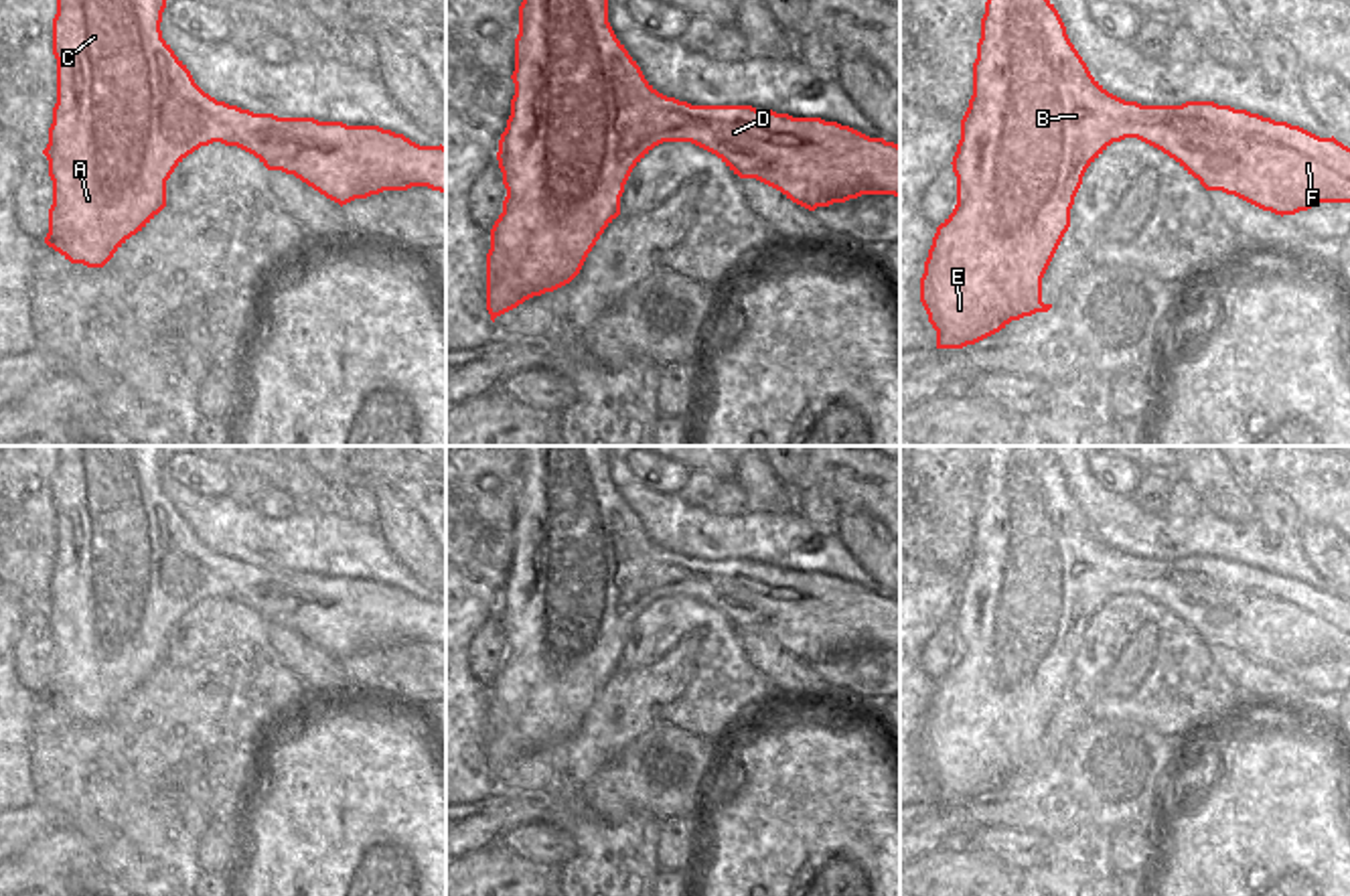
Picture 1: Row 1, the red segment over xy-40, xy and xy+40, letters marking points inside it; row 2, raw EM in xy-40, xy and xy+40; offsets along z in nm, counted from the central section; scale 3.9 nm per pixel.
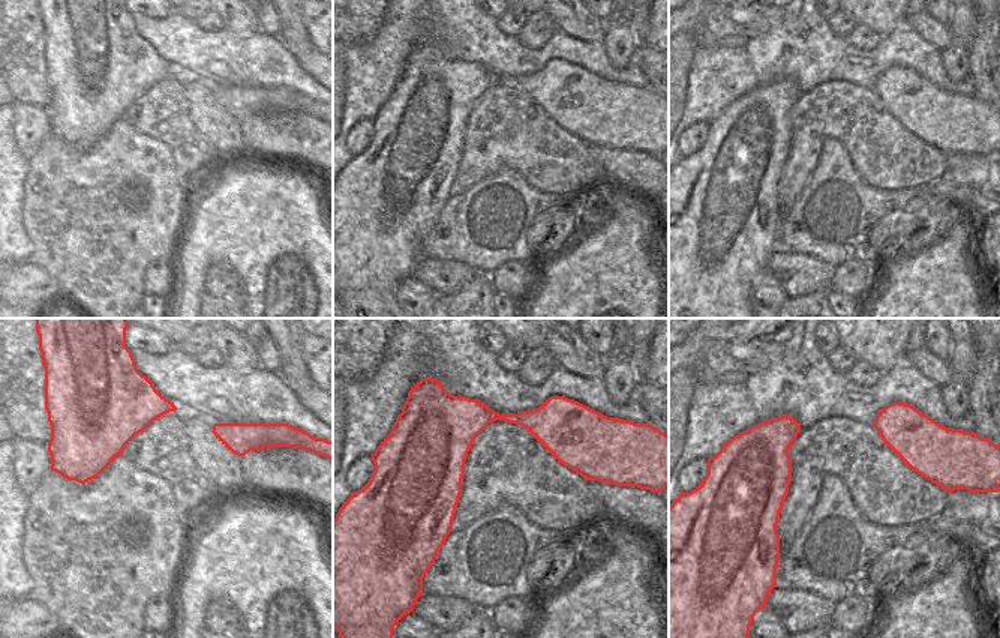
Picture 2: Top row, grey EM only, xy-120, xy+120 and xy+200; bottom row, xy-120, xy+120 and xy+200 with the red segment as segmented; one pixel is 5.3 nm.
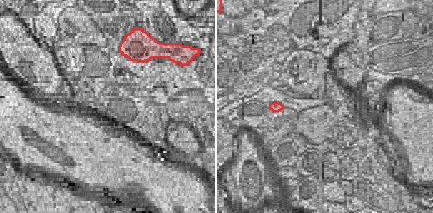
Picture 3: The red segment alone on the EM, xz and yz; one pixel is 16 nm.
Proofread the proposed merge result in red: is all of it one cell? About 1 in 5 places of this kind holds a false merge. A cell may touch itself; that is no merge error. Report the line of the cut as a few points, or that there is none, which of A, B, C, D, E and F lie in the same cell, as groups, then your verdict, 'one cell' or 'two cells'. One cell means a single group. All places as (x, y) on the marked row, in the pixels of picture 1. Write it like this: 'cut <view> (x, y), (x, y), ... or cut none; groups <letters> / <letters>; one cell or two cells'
cut none; groups A B C D E F; one cell

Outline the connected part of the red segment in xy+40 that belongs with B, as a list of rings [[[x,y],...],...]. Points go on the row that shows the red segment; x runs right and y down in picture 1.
[[[987,0],[973,63],[973,95],[961,120],[961,140],[951,162],[957,176],[957,205],[936,227],[920,278],[920,302],[936,330],[936,349],[975,345],[1011,320],[1052,308],[1042,302],[1042,278],[1070,227],[1070,209],[1082,176],[1113,142],[1125,138],[1137,138],[1161,150],[1206,191],[1234,195],[1281,217],[1320,203],[1350,203],[1350,148],[1334,136],[1320,138],[1299,126],[1214,101],[1182,105],[1125,101],[1091,75],[1050,0]]]

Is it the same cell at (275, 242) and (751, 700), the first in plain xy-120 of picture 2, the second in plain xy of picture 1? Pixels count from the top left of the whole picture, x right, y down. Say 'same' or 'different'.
different

